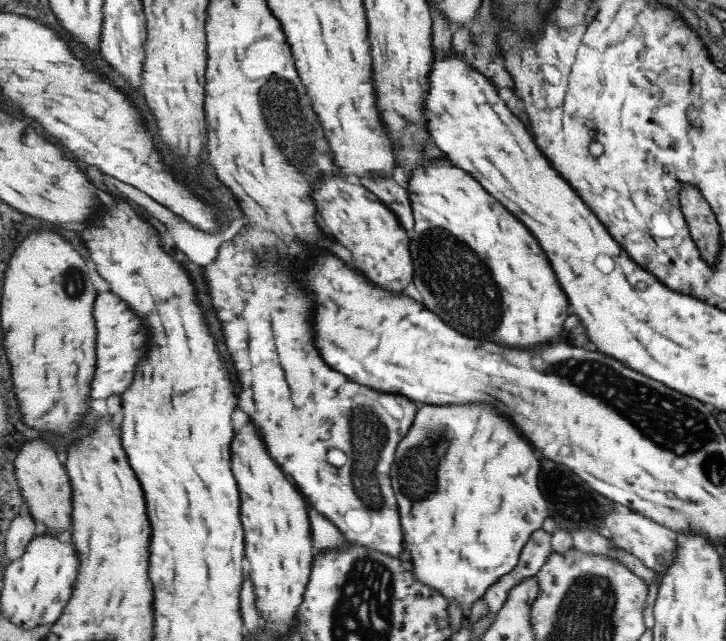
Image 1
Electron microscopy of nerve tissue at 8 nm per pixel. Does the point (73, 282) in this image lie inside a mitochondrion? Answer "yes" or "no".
yes

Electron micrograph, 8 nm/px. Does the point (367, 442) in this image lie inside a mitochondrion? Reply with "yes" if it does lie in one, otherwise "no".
yes

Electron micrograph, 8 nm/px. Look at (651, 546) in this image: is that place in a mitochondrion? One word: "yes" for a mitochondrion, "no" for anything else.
no

